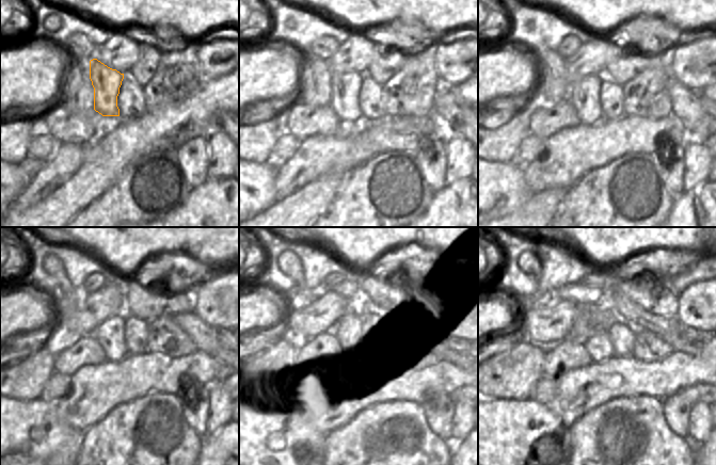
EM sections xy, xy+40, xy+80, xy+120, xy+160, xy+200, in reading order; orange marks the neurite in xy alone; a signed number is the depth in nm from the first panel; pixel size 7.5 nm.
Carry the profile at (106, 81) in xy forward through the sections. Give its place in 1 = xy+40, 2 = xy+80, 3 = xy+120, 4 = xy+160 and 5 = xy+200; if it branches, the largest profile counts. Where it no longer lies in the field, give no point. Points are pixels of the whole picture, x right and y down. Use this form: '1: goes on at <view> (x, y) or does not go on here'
1: goes on at xy+40 (345, 87)
2: goes on at xy+80 (584, 94)
3: goes on at xy+120 (110, 334)
4: goes on at xy+160 (350, 331)
5: goes on at xy+200 (599, 347)

